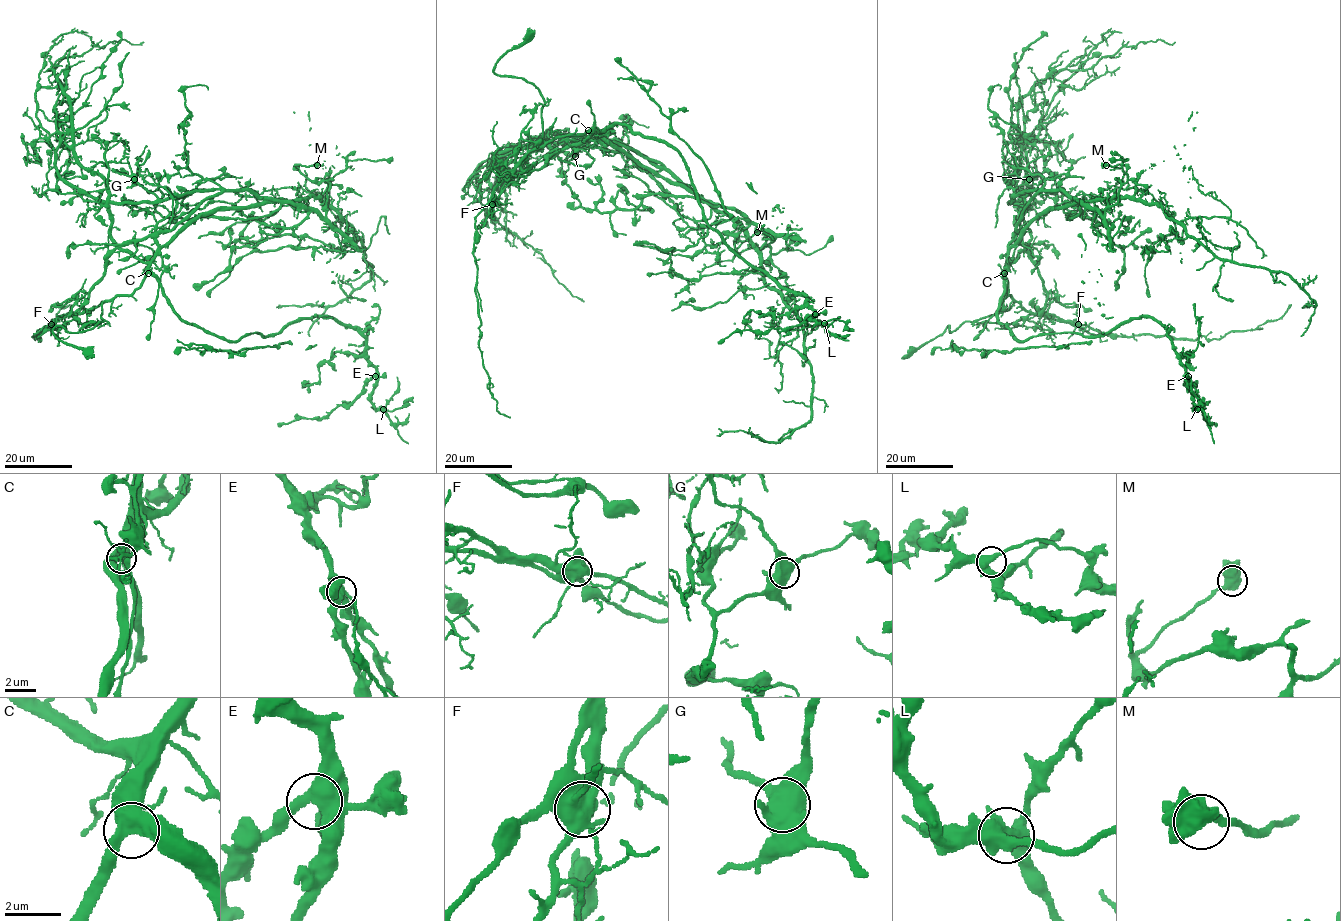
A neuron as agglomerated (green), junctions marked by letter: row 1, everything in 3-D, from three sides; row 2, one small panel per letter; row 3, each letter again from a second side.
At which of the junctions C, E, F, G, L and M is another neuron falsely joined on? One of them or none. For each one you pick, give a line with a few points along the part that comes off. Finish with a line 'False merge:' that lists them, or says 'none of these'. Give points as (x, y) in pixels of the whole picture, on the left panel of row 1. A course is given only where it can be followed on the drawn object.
F: course (51, 323), (132, 294), (156, 253), (202, 215), (318, 197), (360, 237), (371, 278), (334, 305), (276, 307)
False merge: F

